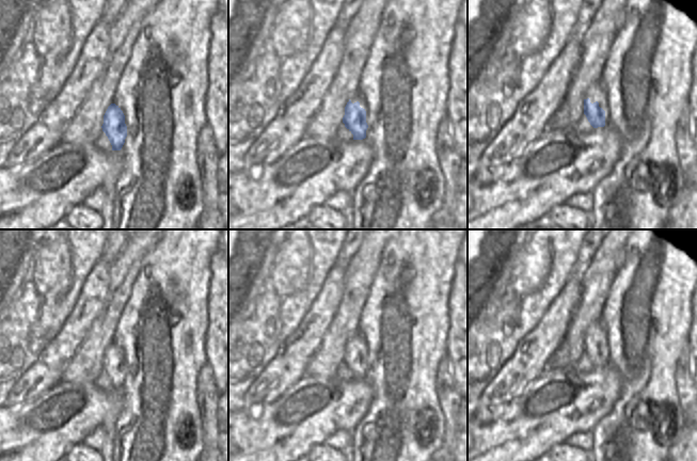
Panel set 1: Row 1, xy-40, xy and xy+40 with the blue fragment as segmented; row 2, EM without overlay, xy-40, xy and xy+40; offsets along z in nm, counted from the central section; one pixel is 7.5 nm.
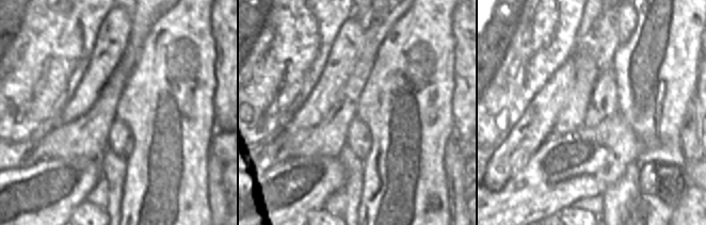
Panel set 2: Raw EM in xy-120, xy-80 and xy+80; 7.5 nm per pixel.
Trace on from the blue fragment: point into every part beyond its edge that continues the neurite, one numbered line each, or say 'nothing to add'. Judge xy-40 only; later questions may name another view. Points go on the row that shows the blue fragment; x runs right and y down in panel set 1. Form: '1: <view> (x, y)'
nothing to add

